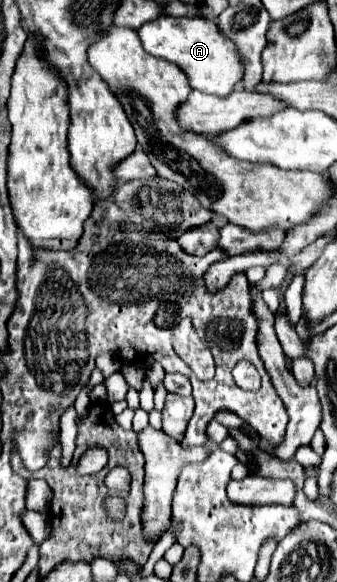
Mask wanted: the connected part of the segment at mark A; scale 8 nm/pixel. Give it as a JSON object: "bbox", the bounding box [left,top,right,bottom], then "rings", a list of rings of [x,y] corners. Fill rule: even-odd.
{"bbox":[138,16,244,94],"rings":[[[160,16],[140,26],[138,36],[148,54],[174,62],[188,76],[194,90],[206,94],[230,94],[244,76],[236,46],[228,38],[222,38],[218,26],[206,18]]]}

